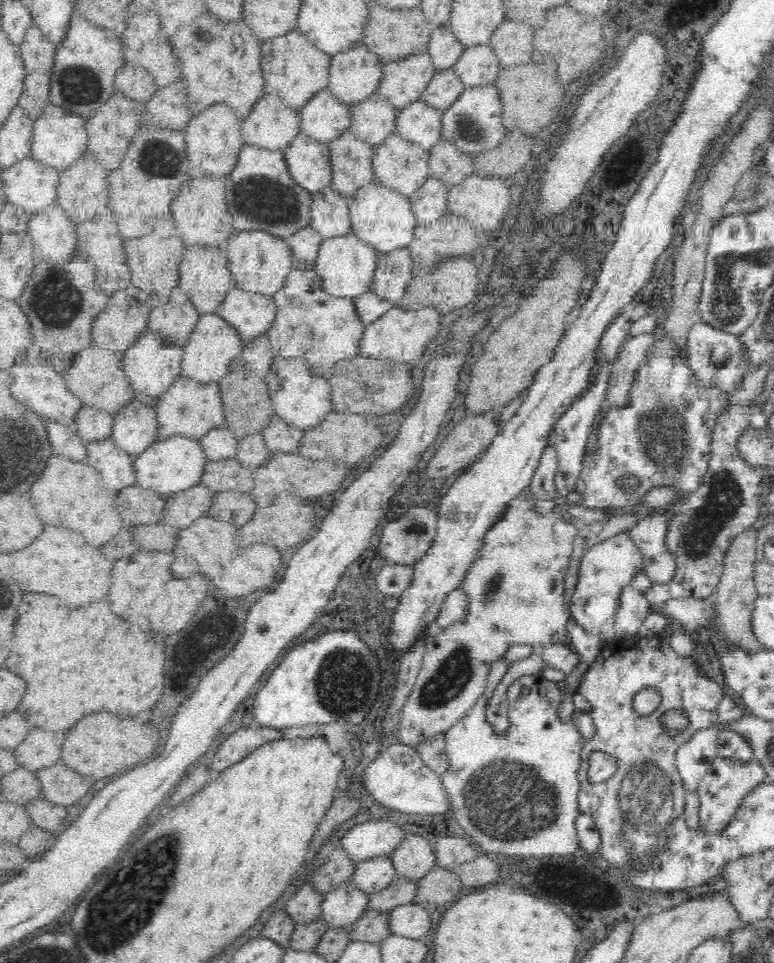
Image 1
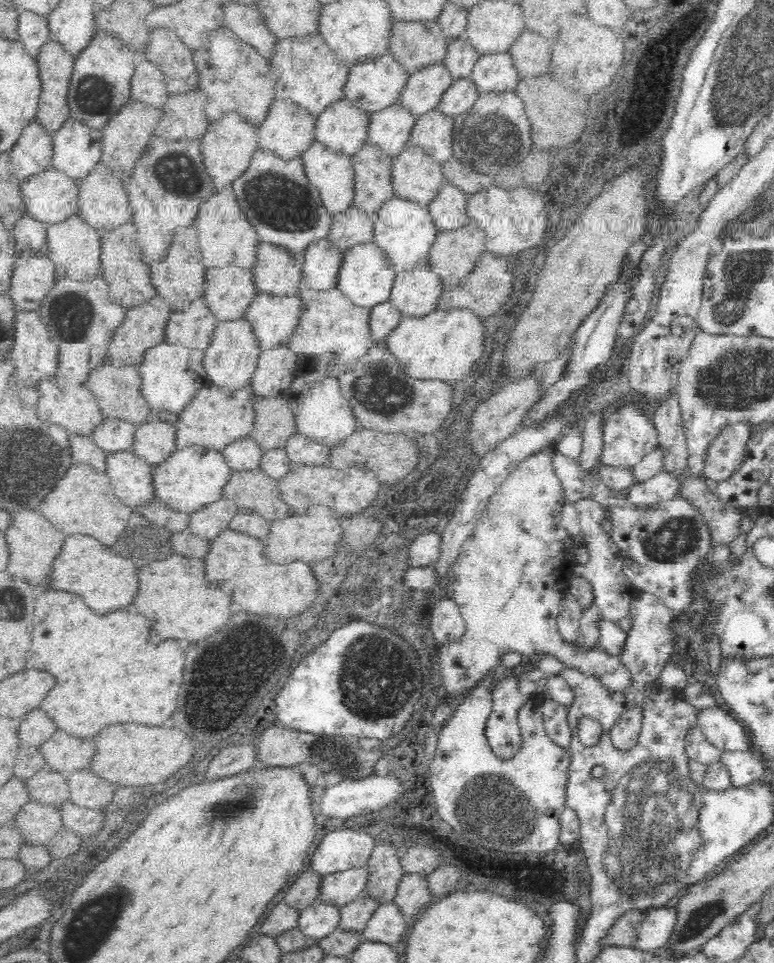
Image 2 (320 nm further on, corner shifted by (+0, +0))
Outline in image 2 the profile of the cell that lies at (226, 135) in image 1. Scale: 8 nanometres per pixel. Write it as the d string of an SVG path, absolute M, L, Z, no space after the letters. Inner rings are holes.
M222 116L222 120L214 120L208 130L200 138L200 152L204 158L204 166L208 170L208 176L216 186L232 184L249 166L252 152L256 148L256 132L246 124L246 120L238 120L238 116Z

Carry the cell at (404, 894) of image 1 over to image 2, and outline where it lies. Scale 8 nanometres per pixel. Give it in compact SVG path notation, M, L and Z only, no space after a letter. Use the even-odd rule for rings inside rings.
M366 894L346 903L341 908L340 927L353 933L362 931L381 903L378 897L367 896Z

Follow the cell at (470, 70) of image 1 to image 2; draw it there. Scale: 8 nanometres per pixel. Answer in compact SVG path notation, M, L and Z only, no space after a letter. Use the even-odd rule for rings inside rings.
M481 53L472 67L470 77L476 85L478 94L482 92L516 93L516 67L512 57L506 53Z

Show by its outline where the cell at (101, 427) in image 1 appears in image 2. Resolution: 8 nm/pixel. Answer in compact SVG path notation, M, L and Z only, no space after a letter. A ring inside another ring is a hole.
M112 414L94 428L92 438L106 454L131 450L135 427L128 416L123 418L122 415Z

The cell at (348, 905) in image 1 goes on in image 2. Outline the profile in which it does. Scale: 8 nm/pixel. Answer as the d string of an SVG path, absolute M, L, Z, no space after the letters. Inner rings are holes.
M316 899L311 906L300 912L298 928L306 936L326 938L340 927L341 908L324 899Z

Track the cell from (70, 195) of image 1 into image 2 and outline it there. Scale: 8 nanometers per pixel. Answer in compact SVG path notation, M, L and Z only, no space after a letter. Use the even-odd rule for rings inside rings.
M100 166L93 169L86 178L82 178L80 186L78 186L77 214L82 220L85 220L95 230L110 230L116 228L124 222L130 220L130 208L128 208L128 198L126 198L126 190L122 188L122 180L118 176L110 176L106 167Z

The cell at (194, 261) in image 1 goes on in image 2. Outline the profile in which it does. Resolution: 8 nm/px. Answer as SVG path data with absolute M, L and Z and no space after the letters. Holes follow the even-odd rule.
M208 268L203 301L218 321L239 319L257 292L250 268Z

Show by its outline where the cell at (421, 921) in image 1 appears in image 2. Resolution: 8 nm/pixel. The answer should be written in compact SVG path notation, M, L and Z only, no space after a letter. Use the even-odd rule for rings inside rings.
M394 901L381 903L362 930L365 940L395 945L408 934L404 912Z

